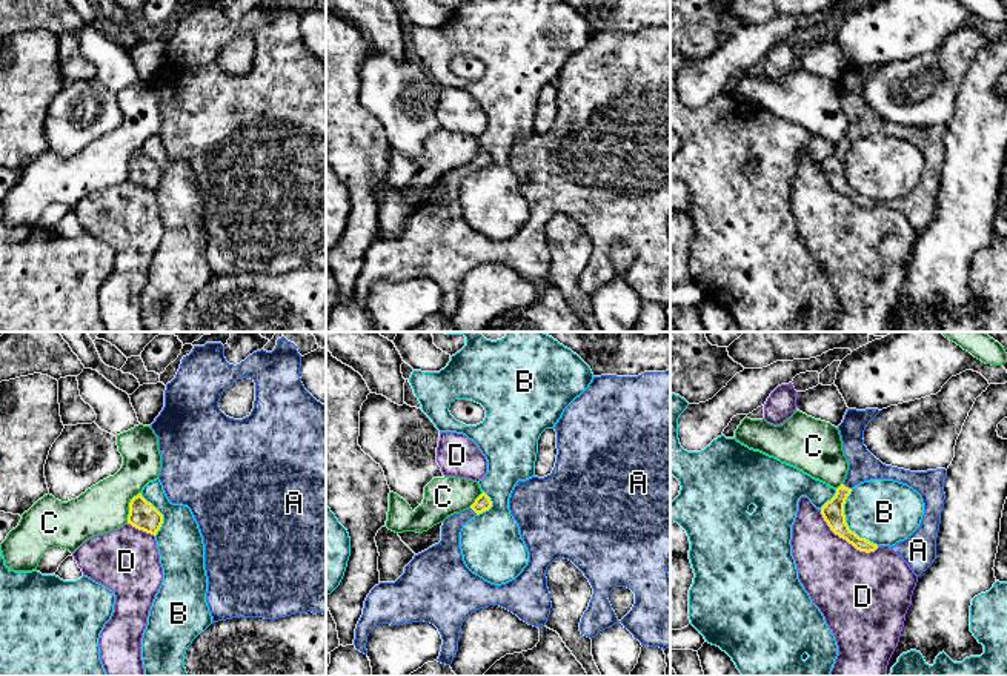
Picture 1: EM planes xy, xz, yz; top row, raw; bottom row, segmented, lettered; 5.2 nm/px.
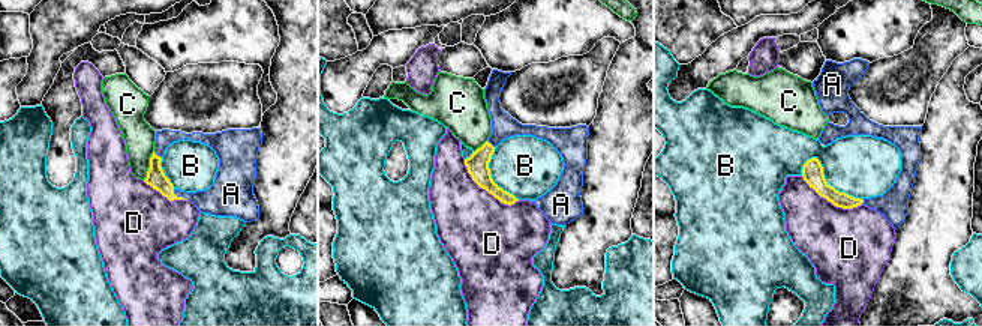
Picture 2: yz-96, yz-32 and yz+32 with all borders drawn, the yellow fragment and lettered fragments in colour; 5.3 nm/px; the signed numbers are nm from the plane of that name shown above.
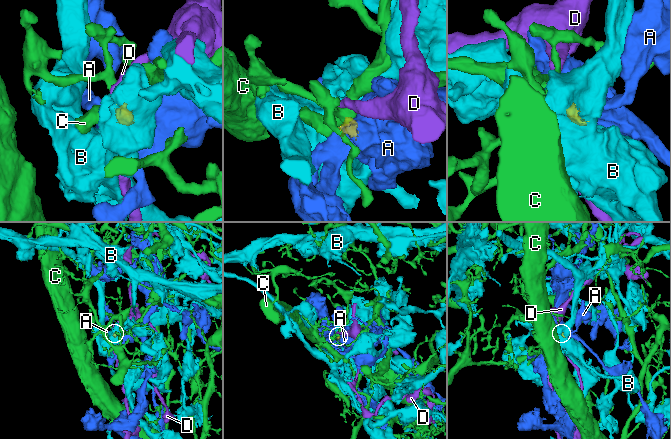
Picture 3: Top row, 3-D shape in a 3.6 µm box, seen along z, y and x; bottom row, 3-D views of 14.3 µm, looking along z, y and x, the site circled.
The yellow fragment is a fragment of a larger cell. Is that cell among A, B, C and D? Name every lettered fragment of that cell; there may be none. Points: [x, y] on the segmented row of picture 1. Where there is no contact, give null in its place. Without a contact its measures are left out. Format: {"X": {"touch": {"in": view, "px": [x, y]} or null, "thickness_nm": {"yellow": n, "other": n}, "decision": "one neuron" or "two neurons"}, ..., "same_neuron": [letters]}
{"A": {"touch": {"in": "yz", "px": [847, 487]}, "thickness_nm": {"yellow": 120, "other": 160}, "decision": "one neuron"}, "B": {"touch": {"in": "yz", "px": [846, 523]}, "thickness_nm": {"yellow": 120, "other": 340}, "decision": "two neurons"}, "C": {"touch": {"in": "xy", "px": [129, 507]}, "thickness_nm": {"yellow": 150, "other": 260}, "decision": "two neurons"}, "D": {"touch": {"in": "yz", "px": [846, 540]}, "thickness_nm": {"yellow": 120, "other": 400}, "decision": "two neurons"}, "same_neuron": ["A"]}

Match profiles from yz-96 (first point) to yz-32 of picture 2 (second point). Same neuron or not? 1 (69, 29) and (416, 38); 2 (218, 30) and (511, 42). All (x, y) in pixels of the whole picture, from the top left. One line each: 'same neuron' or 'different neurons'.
1: different neurons
2: same neuron

